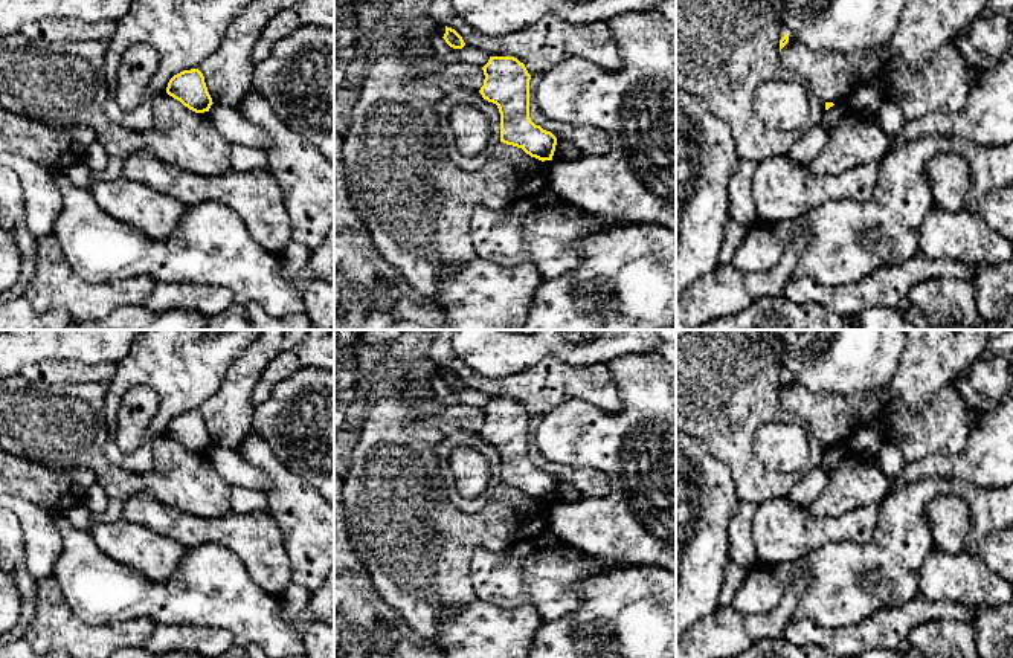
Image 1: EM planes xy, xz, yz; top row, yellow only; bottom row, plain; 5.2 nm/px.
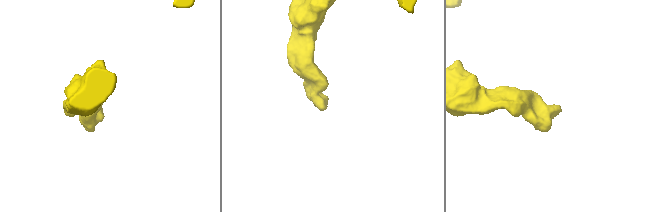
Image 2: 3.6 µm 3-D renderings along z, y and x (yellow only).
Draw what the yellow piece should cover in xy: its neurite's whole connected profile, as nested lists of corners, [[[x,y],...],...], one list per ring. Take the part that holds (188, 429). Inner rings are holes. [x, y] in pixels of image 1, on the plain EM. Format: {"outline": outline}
{"outline": [[[198,411],[174,417],[168,424],[166,435],[195,455],[209,453],[214,446]]]}

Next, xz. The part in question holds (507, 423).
{"outline": [[[490,398],[488,405],[482,409],[485,421],[479,435],[488,444],[497,447],[500,455],[500,484],[522,490],[531,499],[542,504],[552,502],[557,479],[535,467],[529,460],[529,421],[523,405],[514,398]]]}

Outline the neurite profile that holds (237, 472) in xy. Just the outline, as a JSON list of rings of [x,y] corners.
[[[214,444],[207,455],[221,479],[230,487],[255,489],[261,492],[270,487],[269,476],[243,460],[236,450]]]

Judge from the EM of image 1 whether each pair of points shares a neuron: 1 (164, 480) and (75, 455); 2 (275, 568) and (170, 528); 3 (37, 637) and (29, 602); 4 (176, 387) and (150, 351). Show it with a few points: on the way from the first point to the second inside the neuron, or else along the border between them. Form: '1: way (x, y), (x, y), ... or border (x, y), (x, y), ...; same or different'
1: way (142, 483), (116, 483), (96, 463); same
2: way (249, 542), (235, 530), (196, 530); same
3: border (38, 582), (35, 616), (22, 637); different
4: way (176, 377), (159, 361); same

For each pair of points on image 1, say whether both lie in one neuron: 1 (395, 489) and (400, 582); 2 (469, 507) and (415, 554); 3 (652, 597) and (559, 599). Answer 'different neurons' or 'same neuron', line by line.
1: same neuron
2: different neurons
3: different neurons

